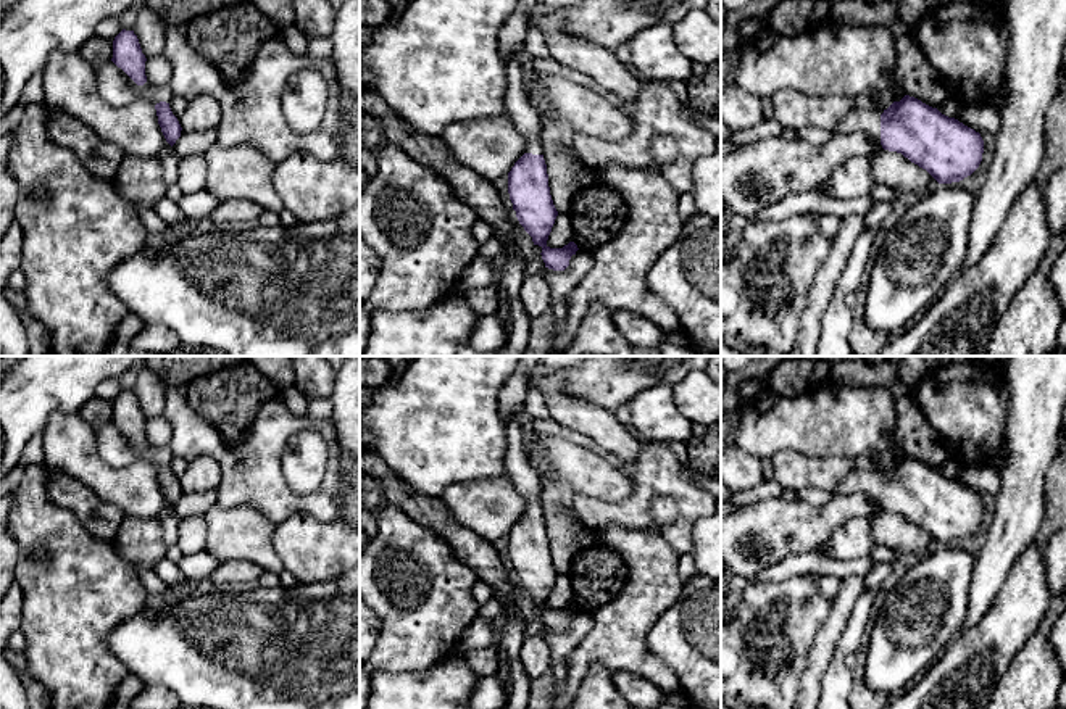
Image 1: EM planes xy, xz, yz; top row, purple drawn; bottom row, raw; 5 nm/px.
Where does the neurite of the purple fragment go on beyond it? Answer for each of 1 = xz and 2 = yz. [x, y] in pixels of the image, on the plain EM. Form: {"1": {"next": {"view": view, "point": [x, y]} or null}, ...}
{"1": {"next": {"view": "xz", "point": [524, 477]}}, "2": {"next": {"view": "yz", "point": [868, 482]}}}

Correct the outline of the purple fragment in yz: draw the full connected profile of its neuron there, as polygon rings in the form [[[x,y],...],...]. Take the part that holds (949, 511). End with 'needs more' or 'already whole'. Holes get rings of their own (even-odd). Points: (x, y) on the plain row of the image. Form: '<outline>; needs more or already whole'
[[[910,456],[893,462],[882,475],[855,469],[832,490],[835,496],[858,491],[884,511],[902,514],[939,545],[963,541],[982,522],[979,493]]]; needs more

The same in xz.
[[[521,408],[513,409],[505,425],[508,443],[505,471],[526,501],[526,514],[508,533],[508,554],[519,585],[532,598],[534,606],[542,609],[540,616],[545,628],[564,632],[569,627],[571,617],[579,609],[574,603],[569,603],[563,609],[550,609],[547,606],[558,572],[548,548],[543,504],[540,500],[540,477],[527,459],[524,438],[516,421],[516,411]]]; needs more

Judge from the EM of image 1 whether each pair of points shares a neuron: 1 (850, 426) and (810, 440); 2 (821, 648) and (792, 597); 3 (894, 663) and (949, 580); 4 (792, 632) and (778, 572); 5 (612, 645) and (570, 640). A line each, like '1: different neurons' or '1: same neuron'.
1: same neuron
2: different neurons
3: same neuron
4: different neurons
5: different neurons

